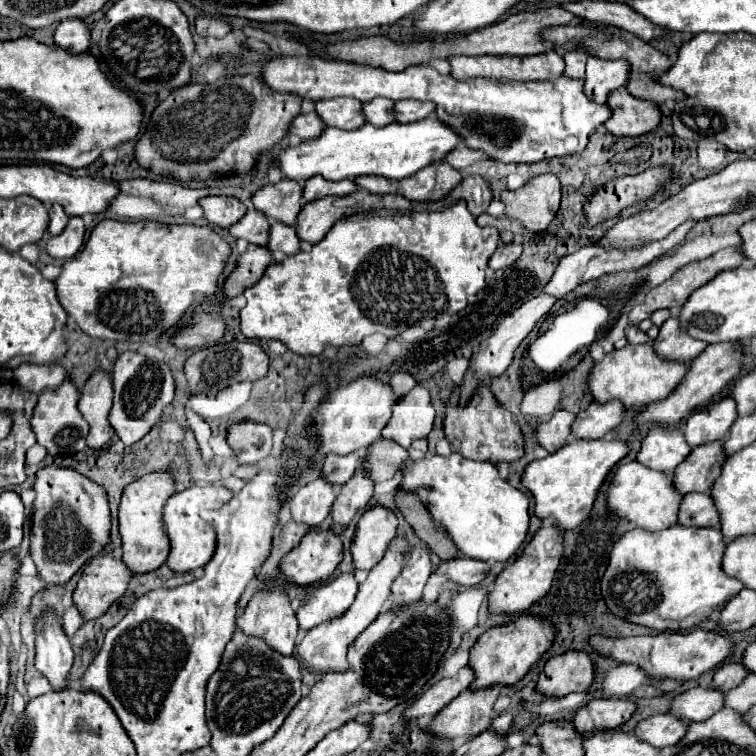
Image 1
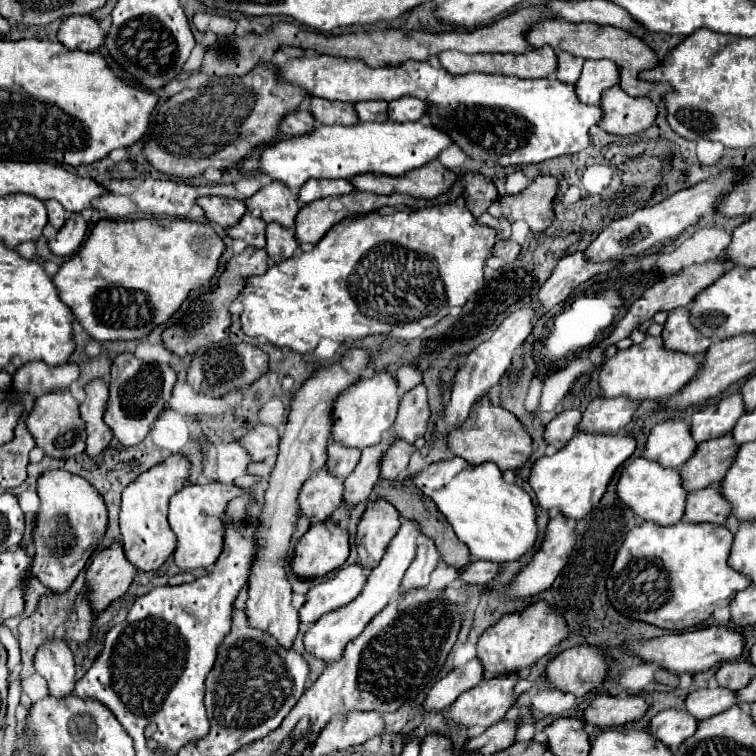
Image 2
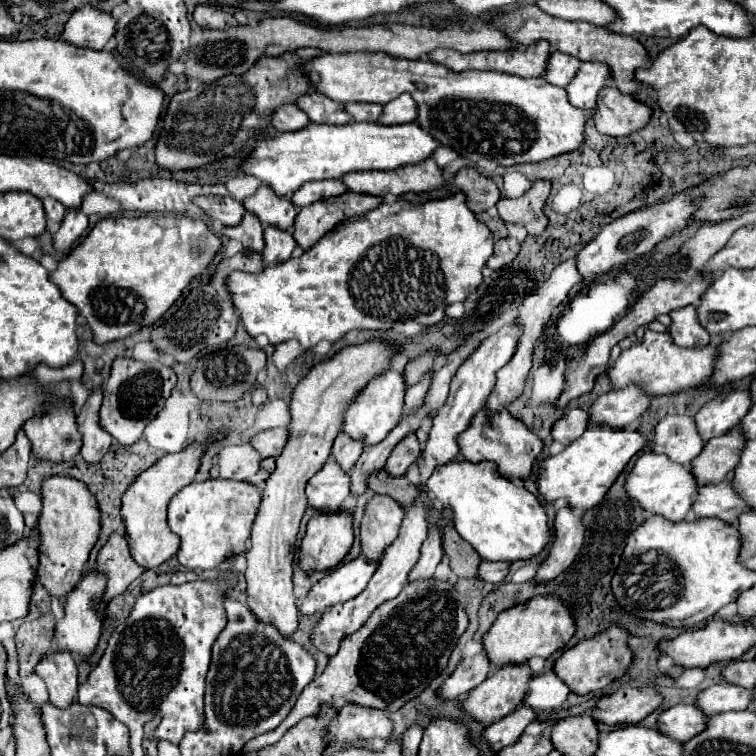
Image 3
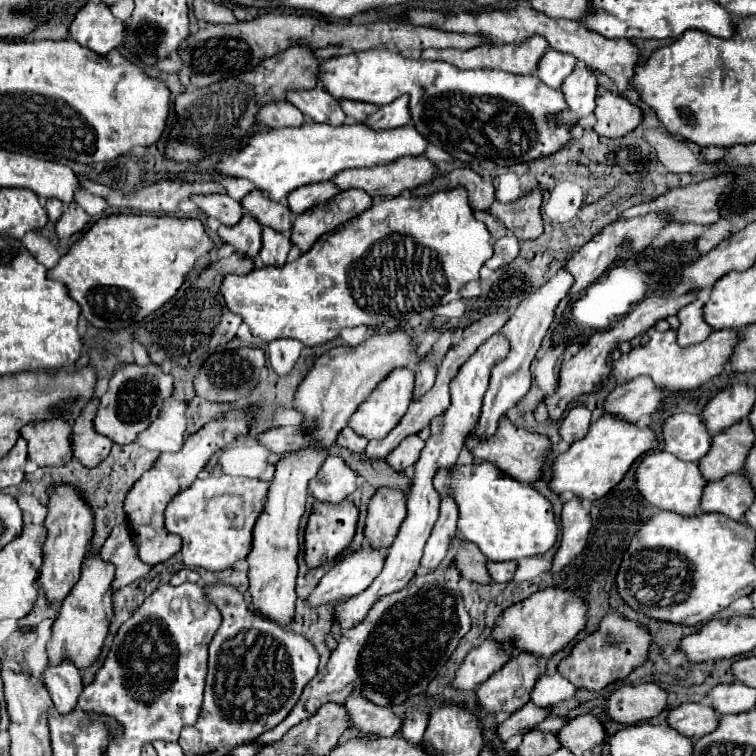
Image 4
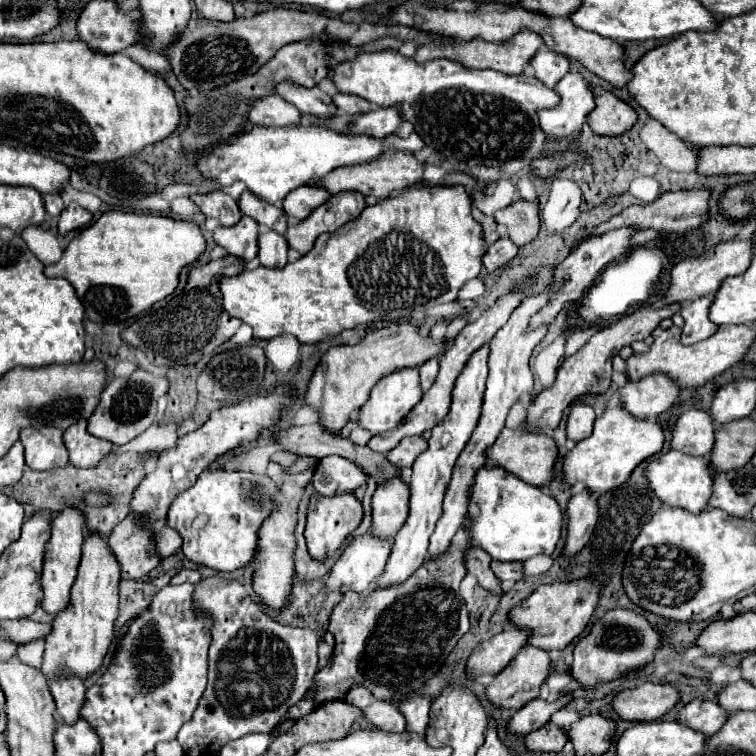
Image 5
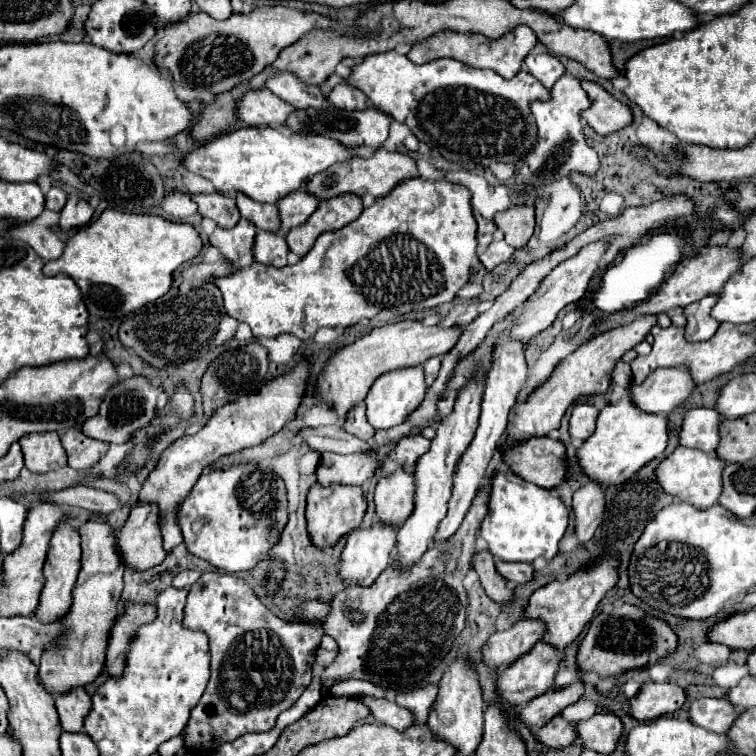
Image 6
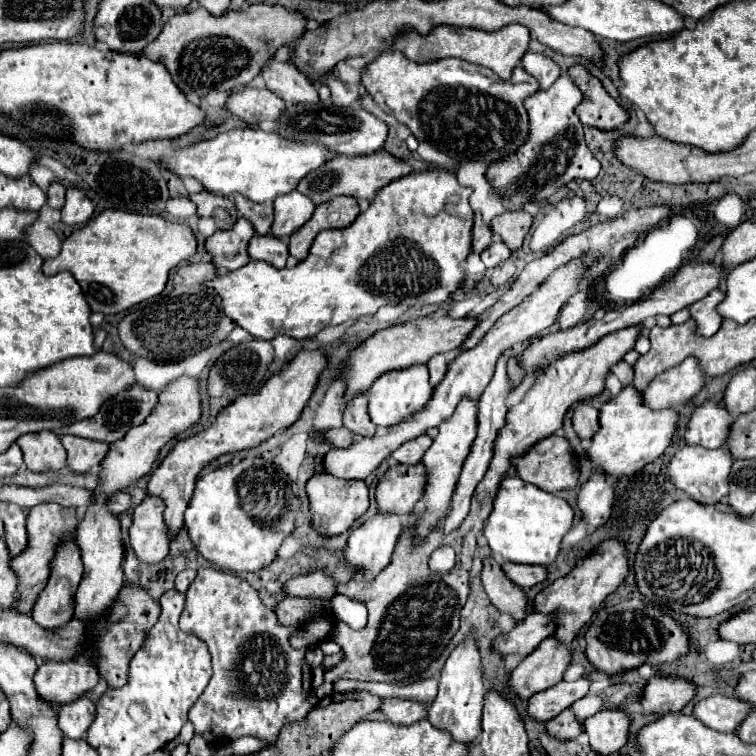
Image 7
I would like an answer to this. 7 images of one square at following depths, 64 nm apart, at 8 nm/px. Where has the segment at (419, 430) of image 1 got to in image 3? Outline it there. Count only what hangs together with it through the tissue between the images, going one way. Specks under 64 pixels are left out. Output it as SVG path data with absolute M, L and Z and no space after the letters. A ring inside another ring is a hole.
M426 372L424 378L418 384L414 384L414 386L408 388L408 392L406 392L406 404L404 404L404 414L412 412L412 408L416 408L416 406L420 406L424 402L424 396L426 396L426 392L430 388L430 382L432 382L432 374Z

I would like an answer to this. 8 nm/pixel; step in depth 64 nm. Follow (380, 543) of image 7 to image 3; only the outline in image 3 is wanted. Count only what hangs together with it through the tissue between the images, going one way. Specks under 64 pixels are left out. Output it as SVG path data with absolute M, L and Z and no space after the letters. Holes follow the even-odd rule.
M364 554L336 566L318 584L312 586L312 590L300 606L300 612L316 614L324 612L332 604L356 598L368 586L376 568L378 562L368 560Z

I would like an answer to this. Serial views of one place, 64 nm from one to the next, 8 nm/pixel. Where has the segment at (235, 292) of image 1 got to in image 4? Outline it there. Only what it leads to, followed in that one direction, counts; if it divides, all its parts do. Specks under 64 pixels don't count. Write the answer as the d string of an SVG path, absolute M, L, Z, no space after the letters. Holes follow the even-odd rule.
M234 252L228 258L212 262L198 274L196 282L192 282L192 286L184 292L182 298L172 298L166 306L150 314L146 320L142 320L134 330L134 340L148 350L148 356L154 364L164 362L180 366L196 364L200 356L206 354L210 348L226 344L236 336L242 318L224 308L224 296L220 292L220 284L226 274L246 274L248 270L254 270L252 260L240 256L238 252Z

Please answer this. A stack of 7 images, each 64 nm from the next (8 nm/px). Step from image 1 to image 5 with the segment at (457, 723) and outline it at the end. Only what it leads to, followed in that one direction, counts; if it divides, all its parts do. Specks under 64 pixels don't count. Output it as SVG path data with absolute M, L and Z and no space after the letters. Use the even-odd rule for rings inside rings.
M536 646L522 648L520 654L518 654L500 674L496 674L496 678L492 680L492 684L488 684L488 688L486 688L488 700L490 700L494 706L518 710L518 708L526 706L530 700L538 698L540 688L542 688L542 684L546 682L550 670L552 670L550 652L540 650L540 648L536 648Z

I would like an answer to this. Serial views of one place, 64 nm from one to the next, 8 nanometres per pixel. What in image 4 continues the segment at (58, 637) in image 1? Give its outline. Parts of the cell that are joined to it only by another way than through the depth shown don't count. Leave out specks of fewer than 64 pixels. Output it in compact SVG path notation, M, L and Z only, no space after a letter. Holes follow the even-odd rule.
M60 664L60 668L46 668L42 678L54 700L56 712L70 714L84 688L78 668L72 668L72 664Z

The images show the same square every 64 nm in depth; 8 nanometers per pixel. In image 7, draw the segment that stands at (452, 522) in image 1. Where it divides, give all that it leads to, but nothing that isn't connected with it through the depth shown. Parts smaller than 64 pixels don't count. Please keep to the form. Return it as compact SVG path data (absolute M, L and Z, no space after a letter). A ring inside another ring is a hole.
M506 476L500 482L500 490L494 500L494 512L486 520L484 536L492 552L510 562L550 566L560 552L562 538L572 528L572 520L574 510L562 496L544 492L534 484L526 484L518 476Z

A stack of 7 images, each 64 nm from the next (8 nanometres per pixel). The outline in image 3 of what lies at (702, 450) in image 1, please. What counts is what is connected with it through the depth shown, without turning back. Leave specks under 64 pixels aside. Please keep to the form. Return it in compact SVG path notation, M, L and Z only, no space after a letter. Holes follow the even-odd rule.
M734 426L730 432L716 436L706 442L704 452L692 460L692 472L696 472L696 480L700 486L718 484L736 468L744 450L746 438L742 436L740 426Z

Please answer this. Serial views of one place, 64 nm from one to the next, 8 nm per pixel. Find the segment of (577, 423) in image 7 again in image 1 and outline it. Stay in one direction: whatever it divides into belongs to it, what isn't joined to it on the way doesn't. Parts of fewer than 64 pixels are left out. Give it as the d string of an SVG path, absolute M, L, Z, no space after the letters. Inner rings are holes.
M556 410L554 416L540 424L538 428L538 442L542 448L546 448L548 452L556 452L558 448L562 448L562 444L568 440L570 436L570 426L576 420L574 412L568 410Z

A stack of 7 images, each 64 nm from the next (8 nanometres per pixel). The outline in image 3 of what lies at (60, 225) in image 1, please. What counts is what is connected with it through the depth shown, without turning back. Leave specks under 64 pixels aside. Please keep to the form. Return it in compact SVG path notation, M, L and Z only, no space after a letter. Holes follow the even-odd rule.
M48 198L48 200L42 200L44 202L44 210L46 210L46 216L48 216L48 220L52 220L52 222L60 222L62 218L64 218L64 206L58 202L58 200L52 200L52 198Z

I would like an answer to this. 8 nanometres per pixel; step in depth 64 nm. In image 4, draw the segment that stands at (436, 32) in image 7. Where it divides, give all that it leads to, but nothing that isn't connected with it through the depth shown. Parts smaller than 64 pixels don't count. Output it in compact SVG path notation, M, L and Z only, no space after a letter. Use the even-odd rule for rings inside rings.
M530 36L520 46L518 44L502 44L502 46L480 44L480 46L470 48L470 50L454 50L454 48L436 50L436 48L428 48L428 50L422 50L422 60L444 60L444 62L454 64L456 68L462 68L462 70L496 68L496 70L504 70L504 72L510 72L510 74L530 74L530 72L536 70L536 64L538 64L538 60L540 60L540 56L544 54L546 48L548 48L548 42L542 36Z

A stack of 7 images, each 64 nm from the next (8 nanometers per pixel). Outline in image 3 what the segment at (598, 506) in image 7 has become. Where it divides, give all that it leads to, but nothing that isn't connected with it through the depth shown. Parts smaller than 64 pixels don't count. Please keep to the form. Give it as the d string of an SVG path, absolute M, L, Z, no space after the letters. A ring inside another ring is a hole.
M564 506L556 512L554 520L556 536L552 542L552 550L544 564L540 566L536 580L546 582L554 580L558 574L562 574L576 558L584 544L584 522L582 522L582 512L576 512L570 506Z

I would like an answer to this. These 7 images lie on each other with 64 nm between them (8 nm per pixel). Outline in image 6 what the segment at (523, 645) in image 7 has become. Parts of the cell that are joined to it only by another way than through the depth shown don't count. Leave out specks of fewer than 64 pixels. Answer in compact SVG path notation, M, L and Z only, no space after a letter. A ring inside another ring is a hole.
M522 618L506 632L496 632L490 636L488 644L482 648L484 662L490 668L498 668L500 664L510 664L524 656L542 636L546 634L546 624L542 620Z

